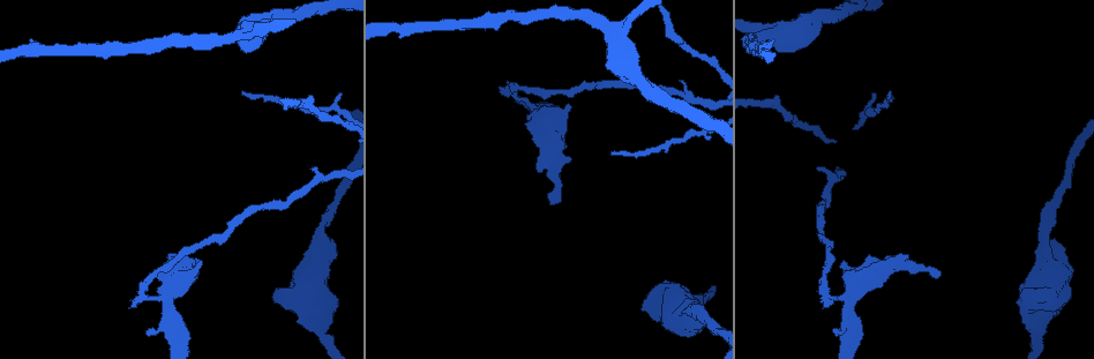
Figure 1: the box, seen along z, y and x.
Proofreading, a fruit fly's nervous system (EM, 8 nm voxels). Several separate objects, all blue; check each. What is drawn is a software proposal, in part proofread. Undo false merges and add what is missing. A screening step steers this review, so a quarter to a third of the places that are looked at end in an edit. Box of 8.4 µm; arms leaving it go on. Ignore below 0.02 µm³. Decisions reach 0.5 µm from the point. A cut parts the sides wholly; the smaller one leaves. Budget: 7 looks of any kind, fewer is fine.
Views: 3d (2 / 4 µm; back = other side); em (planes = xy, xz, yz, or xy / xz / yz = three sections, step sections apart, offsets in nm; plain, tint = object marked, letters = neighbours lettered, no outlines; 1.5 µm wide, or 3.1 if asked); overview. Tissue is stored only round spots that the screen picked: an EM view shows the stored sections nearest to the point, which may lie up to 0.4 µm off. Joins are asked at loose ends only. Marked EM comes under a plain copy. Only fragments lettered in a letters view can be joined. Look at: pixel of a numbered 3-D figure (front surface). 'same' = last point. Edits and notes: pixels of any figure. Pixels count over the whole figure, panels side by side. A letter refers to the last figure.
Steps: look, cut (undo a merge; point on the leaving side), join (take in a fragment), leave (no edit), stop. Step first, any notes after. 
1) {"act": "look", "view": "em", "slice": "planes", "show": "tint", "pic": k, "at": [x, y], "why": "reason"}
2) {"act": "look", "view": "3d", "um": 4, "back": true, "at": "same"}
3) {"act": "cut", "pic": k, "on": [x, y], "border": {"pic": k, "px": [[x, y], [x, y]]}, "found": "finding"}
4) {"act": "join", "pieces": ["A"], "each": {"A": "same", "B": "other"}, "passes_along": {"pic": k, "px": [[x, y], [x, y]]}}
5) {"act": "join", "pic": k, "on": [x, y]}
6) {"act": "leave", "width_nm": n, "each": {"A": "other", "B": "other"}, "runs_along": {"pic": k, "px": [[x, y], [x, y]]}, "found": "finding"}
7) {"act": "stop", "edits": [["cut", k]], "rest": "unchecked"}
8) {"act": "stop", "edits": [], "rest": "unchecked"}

{"act": "look", "view": "em", "slice": "yz", "step": 8, "show": "tint", "pic": 1, "at": [850, 299], "why": "three arms meet"}

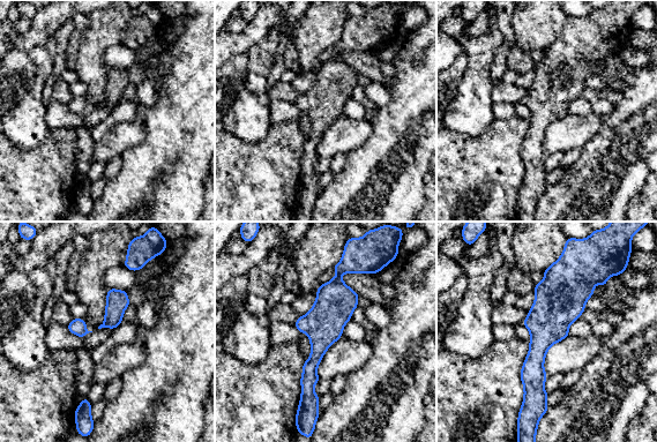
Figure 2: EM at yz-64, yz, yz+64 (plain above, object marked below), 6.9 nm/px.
{"act": "look", "view": "em", "slice": "planes", "show": "letters", "at": "same"}

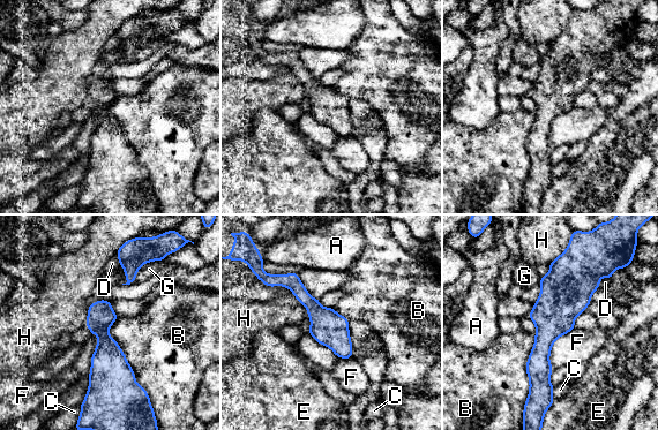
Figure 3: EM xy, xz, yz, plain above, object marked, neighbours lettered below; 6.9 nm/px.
{"act": "leave", "each": {"A": "other", "B": "other", "C": "other", "D": "other", "E": "other", "F": "other", "G": "other", "H": "other"}, "runs_along": {"pic": 3, "px": [[565, 257], [565, 294], [541, 347], [548, 394]]}, "found": "continuous, no second cell"}

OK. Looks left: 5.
{"act": "look", "view": "em", "slice": "planes", "show": "letters", "pic": 1, "at": [320, 330], "why": "calibre changes"}

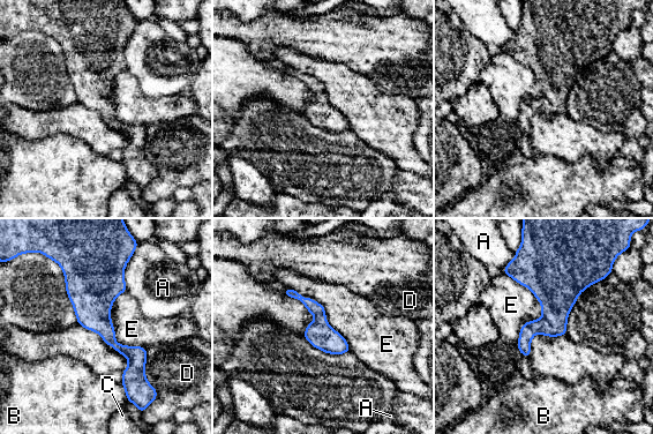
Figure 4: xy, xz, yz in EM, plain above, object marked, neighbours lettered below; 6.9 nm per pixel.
{"act": "leave", "each": {"A": "other", "B": "other", "C": "other", "D": "other", "E": "other"}, "border": {"pic": 4, "px": [[502, 272], [540, 304], [517, 343]]}, "found": "continuous, no second cell"}

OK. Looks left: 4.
{"act": "look", "view": "3d", "um": 4, "pic": 1, "at": [244, 36], "why": "calibre changes"}

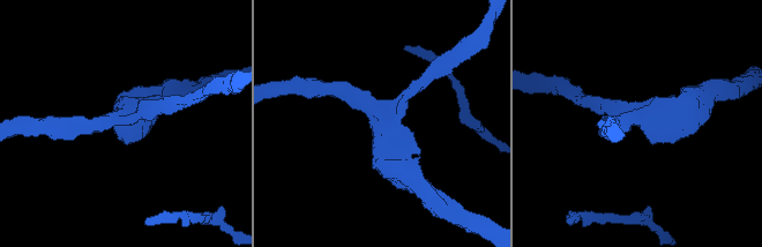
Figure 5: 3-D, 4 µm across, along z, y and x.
{"act": "look", "view": "em", "um": 3.1, "slice": "planes", "show": "letters", "pic": 5, "at": [382, 123], "arms": 3, "arm_widths_nm": [200, 240, 400], "why": "now the EM"}

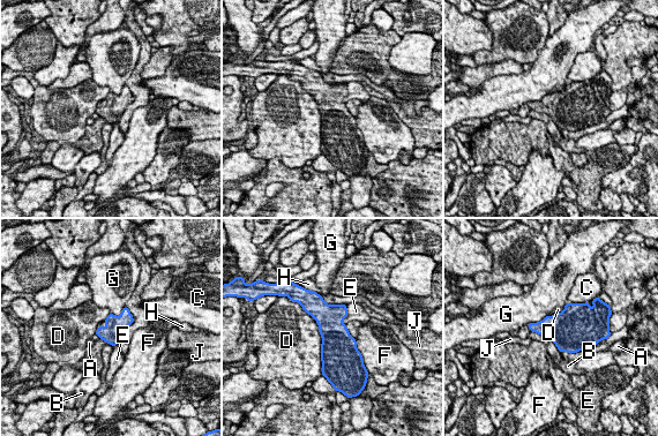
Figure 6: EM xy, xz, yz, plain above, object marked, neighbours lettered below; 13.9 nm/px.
{"act": "leave", "each": {"A": "other", "B": "other", "C": "other", "D": "other", "E": "other", "F": "other", "G": "other", "H": "other", "J": "other"}, "found": "one cell here"}

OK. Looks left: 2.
{"act": "stop", "edits": [], "rest": "unchecked"}

